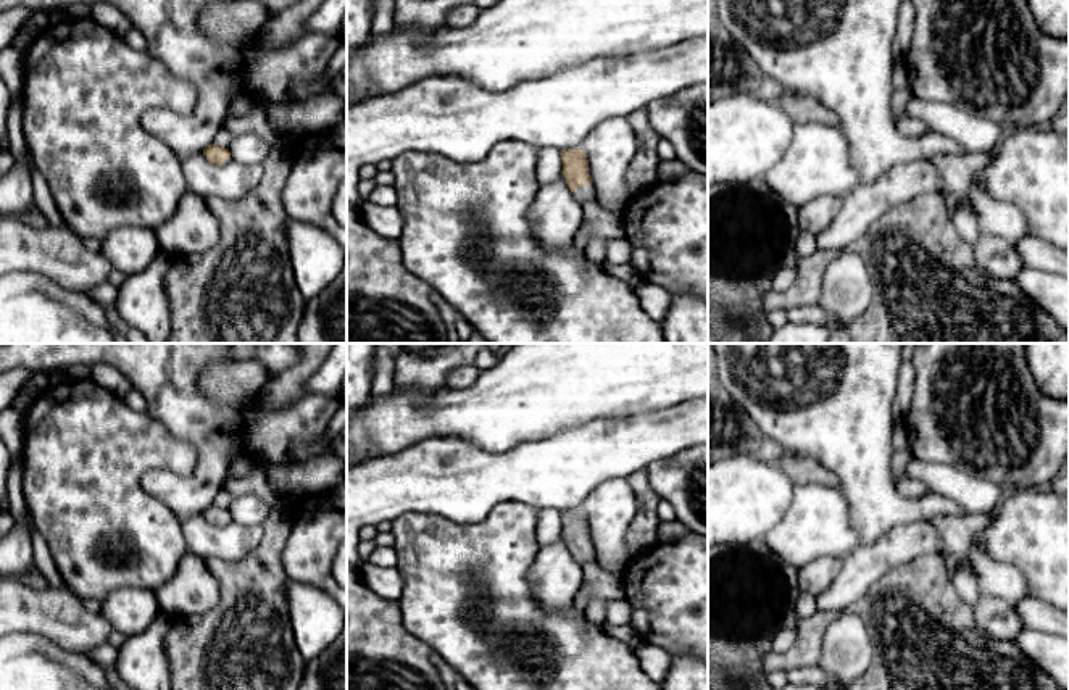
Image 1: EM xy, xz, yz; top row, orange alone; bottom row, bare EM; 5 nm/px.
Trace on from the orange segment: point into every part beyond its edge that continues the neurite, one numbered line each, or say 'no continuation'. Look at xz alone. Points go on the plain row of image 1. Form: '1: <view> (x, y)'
1: xz (586, 553)

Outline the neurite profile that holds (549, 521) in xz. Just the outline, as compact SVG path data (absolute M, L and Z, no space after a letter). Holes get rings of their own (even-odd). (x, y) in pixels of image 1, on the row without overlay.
M539 509L537 511L537 540L540 547L555 543L563 537L561 511Z

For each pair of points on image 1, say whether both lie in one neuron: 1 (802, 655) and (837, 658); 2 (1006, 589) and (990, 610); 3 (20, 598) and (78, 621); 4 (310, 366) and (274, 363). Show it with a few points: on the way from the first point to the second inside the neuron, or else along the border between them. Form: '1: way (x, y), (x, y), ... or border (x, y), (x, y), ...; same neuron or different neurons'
1: border (834, 621), (826, 631), (823, 653), (816, 665); different neurons
2: border (981, 594), (1000, 597), (1011, 606); different neurons
3: way (34, 611), (55, 613), (63, 619); same neuron
4: border (299, 360), (270, 384); different neurons

